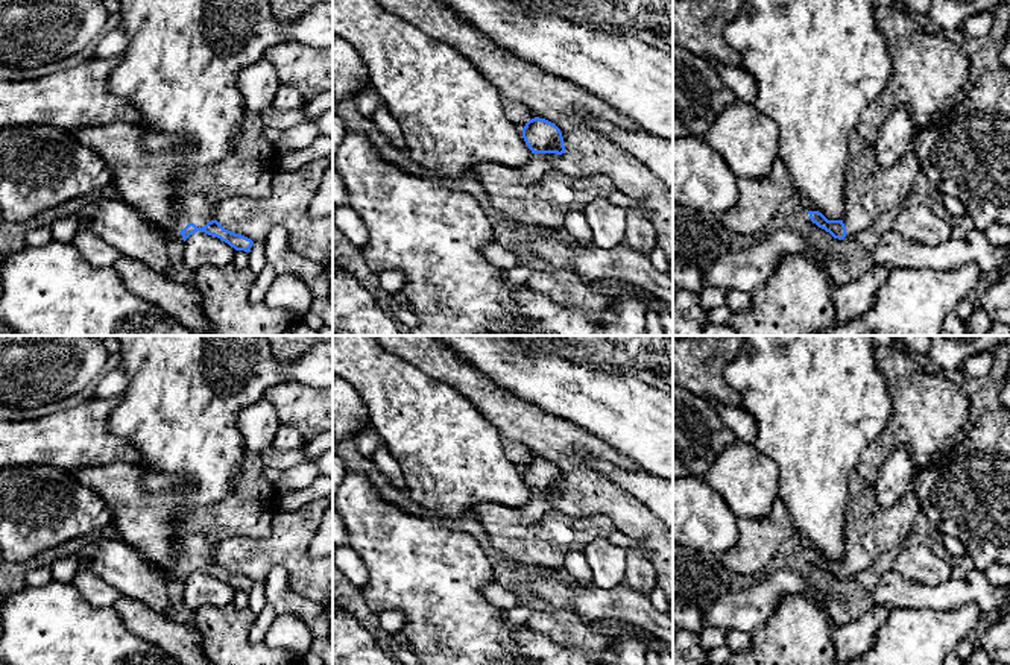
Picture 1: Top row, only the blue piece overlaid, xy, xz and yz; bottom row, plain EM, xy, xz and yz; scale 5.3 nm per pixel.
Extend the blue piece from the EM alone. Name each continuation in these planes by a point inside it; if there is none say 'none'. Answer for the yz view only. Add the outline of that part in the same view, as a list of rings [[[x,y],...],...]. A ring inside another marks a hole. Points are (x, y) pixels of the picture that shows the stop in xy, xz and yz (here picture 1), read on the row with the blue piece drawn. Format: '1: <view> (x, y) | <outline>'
1: yz (869, 190) | [[[852,132],[844,172],[843,223],[847,232],[844,238],[854,238],[879,216],[901,210],[919,172],[920,165],[914,152],[905,153],[890,169],[879,167],[873,149]]]

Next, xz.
1: xz (538, 193) | [[[533,153],[530,161],[518,169],[497,162],[481,162],[469,170],[488,193],[494,210],[509,222],[522,225],[559,226],[570,211],[583,211],[597,197],[608,197],[615,185],[606,175],[588,178],[567,176],[556,167],[560,155]]]

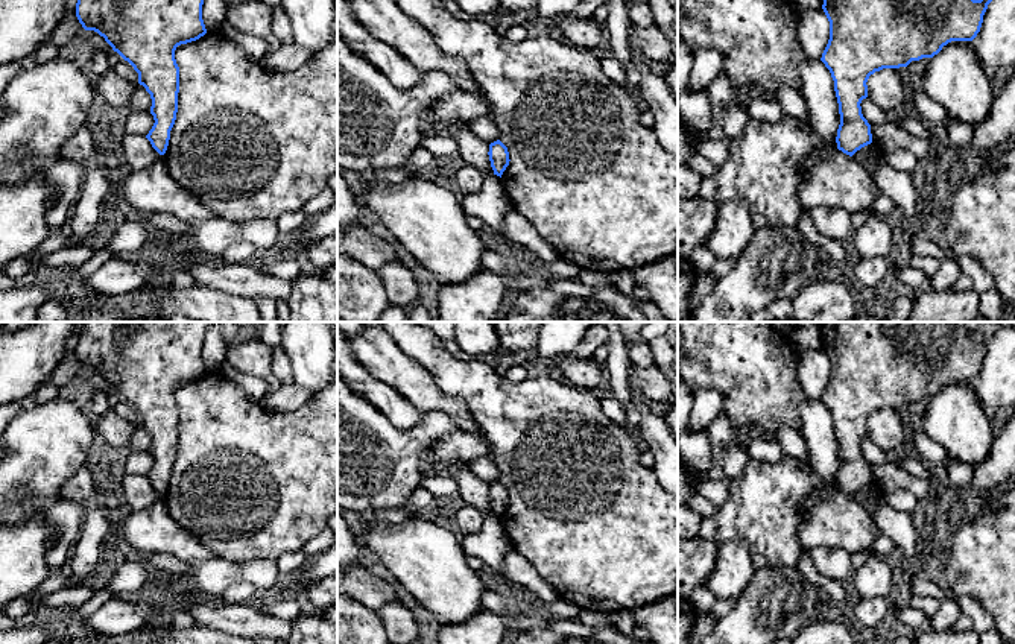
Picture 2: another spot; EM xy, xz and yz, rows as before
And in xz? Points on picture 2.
none

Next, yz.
none

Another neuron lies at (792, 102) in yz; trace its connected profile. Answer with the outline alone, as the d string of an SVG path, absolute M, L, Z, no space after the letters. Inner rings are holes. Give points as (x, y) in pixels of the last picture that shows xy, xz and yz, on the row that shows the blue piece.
M783 85L776 88L773 97L779 103L784 117L807 123L810 111L801 90Z

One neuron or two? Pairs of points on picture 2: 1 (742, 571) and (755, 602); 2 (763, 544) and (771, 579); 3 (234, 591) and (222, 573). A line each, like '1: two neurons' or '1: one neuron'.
1: two neurons
2: two neurons
3: two neurons

